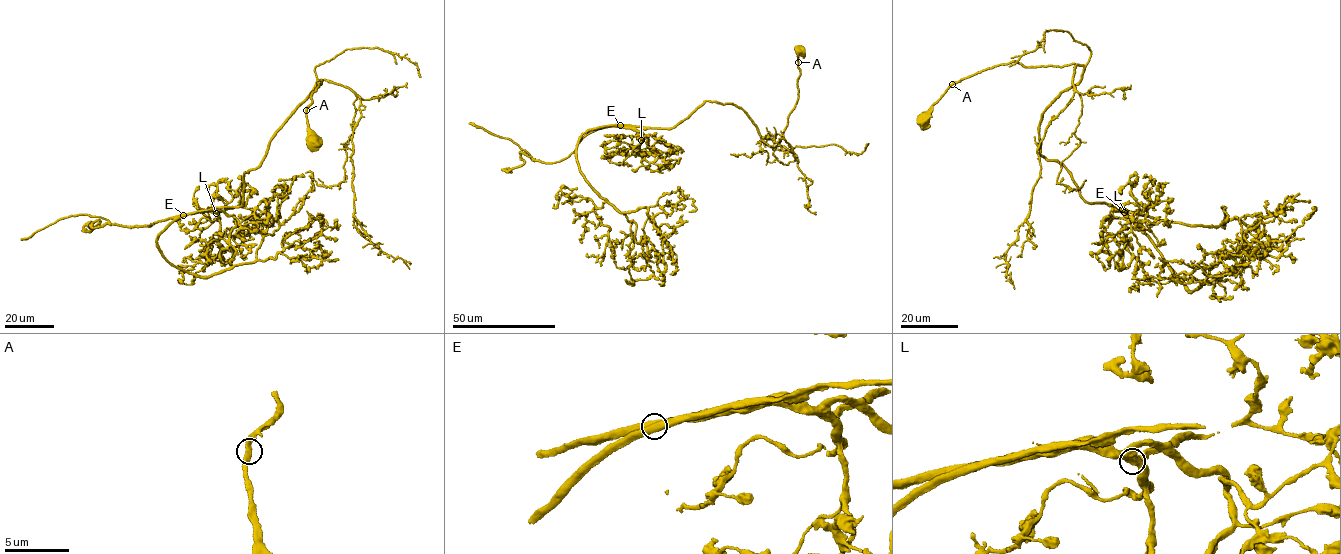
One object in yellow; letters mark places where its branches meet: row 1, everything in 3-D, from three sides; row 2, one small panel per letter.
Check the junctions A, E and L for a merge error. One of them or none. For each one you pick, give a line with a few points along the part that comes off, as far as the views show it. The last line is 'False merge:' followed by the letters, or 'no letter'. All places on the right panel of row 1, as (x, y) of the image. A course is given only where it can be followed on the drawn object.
E: Course of the part to remove: (1122, 209), (1164, 220), (1215, 226), (1225, 222), (1228, 217), (1223, 206), (1225, 228)
False merge: E

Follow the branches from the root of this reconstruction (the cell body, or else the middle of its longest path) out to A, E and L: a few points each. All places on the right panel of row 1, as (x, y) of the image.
A: (921, 117), (952, 84)
E: (921, 117), (994, 66), (1081, 65), (1044, 112), (1040, 154), (1087, 203), (1122, 209)
L: (921, 117), (994, 66), (1081, 65), (1044, 112), (1040, 154), (1087, 203), (1124, 212)

